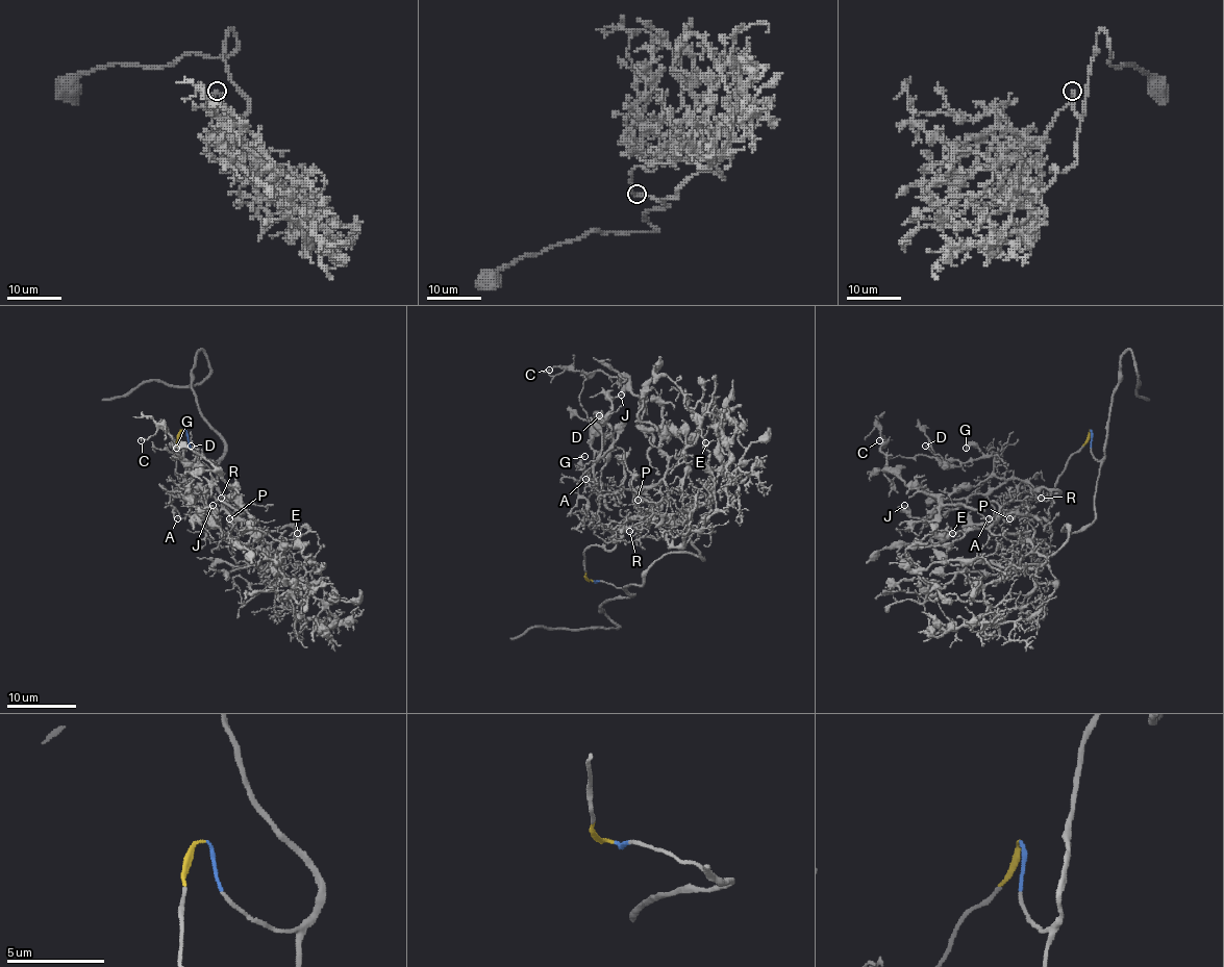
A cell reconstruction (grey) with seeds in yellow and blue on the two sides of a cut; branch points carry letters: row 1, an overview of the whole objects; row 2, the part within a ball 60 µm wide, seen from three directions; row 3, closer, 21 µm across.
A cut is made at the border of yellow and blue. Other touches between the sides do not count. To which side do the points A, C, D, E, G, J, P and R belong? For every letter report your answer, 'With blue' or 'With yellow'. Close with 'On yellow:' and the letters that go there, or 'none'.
A: With yellow
C: With blue
D: With yellow
E: With blue
G: With yellow
J: With yellow
P: With blue
R: With blue
On yellow: A, D, G, J

